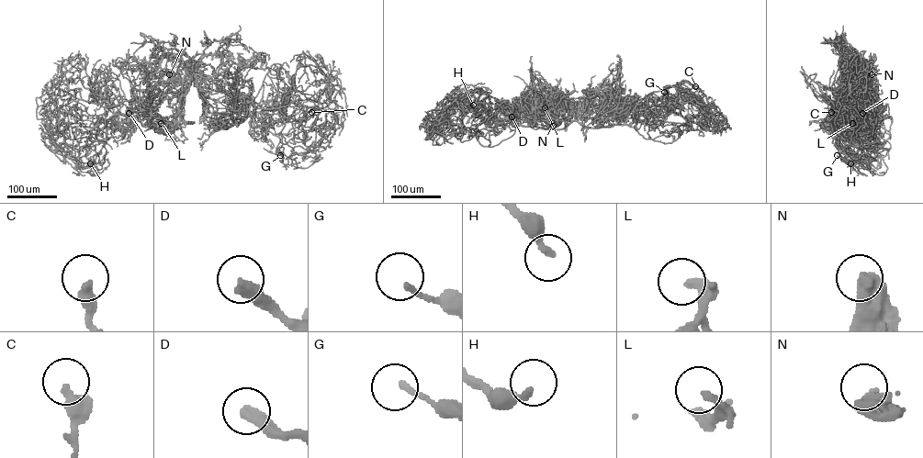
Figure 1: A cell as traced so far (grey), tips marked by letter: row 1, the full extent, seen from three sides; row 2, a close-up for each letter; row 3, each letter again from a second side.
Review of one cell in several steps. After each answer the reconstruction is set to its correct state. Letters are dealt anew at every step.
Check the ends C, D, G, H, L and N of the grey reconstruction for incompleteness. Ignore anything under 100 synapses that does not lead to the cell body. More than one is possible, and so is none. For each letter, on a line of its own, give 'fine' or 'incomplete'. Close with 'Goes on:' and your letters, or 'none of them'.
C: fine
D: incomplete
G: fine
H: fine
L: fine
N: incomplete
Goes on: D, N

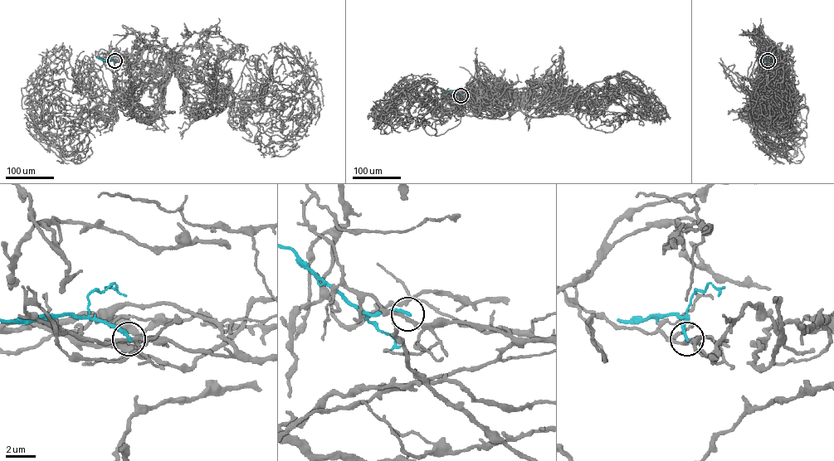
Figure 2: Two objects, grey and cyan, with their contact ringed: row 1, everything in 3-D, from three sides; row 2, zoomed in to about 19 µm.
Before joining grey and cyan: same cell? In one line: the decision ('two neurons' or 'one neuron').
two neurons

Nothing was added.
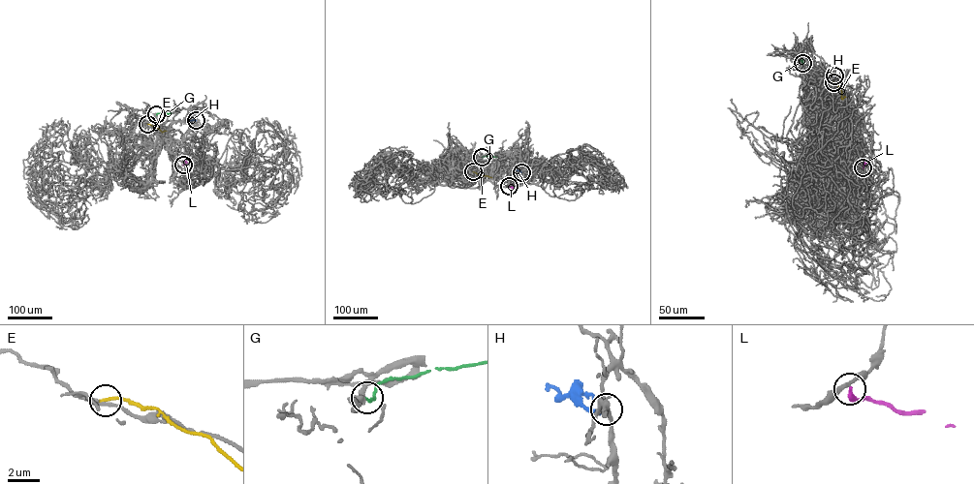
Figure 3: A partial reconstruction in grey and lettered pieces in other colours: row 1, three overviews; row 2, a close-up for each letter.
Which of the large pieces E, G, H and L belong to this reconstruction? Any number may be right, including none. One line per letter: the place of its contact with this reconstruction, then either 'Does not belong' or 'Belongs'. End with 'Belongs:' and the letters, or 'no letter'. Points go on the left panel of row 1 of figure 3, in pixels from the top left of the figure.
E: Touches grey at (147, 124). Does not belong
G: Touches grey at (156, 114). Does not belong
H: Touches grey at (196, 120). Does not belong
L: Touches grey at (183, 165). Does not belong
Belongs: no letter

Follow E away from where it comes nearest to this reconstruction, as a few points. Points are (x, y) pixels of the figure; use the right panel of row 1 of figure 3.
E: (833, 82), (839, 88), (842, 99), (845, 97)

